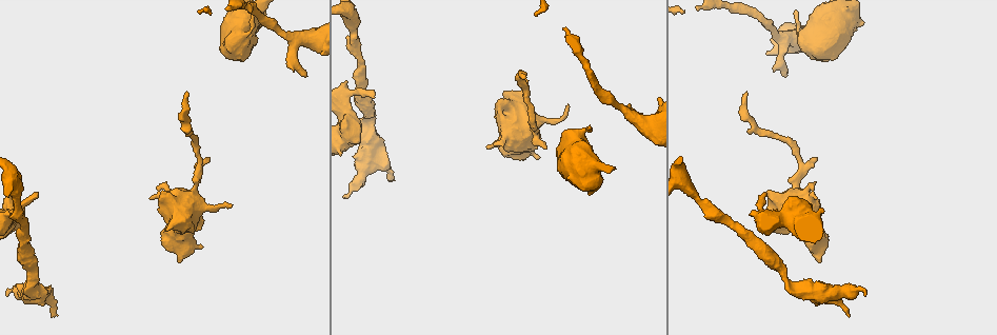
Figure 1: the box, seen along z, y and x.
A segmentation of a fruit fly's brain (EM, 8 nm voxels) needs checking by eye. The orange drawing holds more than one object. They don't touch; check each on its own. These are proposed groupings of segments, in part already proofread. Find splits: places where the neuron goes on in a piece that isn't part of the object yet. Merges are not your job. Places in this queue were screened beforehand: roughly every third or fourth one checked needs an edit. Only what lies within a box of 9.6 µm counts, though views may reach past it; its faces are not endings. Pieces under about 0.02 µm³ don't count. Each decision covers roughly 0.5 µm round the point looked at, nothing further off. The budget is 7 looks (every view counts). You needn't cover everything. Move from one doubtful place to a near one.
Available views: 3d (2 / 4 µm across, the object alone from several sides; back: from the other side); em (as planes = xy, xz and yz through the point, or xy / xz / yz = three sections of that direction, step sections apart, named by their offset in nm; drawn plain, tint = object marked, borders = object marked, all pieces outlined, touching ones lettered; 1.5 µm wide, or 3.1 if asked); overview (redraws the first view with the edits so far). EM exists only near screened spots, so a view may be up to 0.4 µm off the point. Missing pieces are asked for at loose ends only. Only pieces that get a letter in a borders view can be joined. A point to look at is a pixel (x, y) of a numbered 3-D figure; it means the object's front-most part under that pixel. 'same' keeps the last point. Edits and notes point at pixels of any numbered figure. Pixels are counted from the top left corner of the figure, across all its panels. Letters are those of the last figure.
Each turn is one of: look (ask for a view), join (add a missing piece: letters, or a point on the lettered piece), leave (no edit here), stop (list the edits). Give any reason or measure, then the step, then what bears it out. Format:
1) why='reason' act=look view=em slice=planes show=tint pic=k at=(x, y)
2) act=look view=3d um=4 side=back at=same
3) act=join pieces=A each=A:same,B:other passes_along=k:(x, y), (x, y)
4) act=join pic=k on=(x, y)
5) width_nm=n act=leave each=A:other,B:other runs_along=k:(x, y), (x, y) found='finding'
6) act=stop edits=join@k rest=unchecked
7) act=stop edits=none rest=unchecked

why='long arm stops here' act=look view=em slice=planes show=plain pic=1 at=(523, 79)

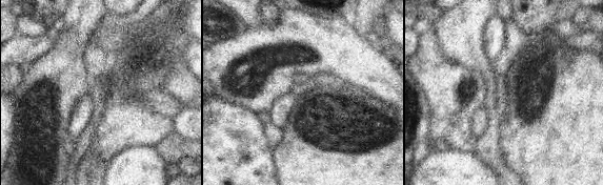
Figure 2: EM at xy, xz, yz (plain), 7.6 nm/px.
why='what lies round it' act=look view=em slice=planes show=borders at=same

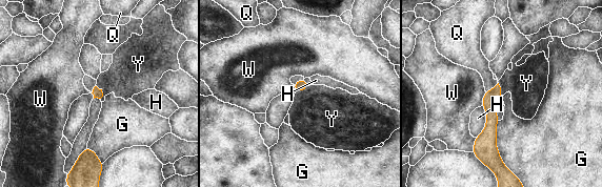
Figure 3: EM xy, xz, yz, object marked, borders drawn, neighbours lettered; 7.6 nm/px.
act=join pieces=Q each=G:other,H:other,Q:same,W:other,Y:other passes_along=3:(489, 98), (493, 87), (475, 60) found='it goes on there'

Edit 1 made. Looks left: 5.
why='branch stops here' act=look view=em slice=planes show=borders pic=1 at=(849, 317)

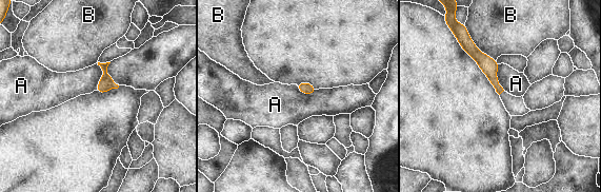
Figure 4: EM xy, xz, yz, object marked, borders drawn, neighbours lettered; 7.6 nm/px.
act=leave each=A:other,B:other border=4:(98, 63), (102, 77), (95, 90) found='none of them fits'

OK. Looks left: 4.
why='redraw' act=look view=overview

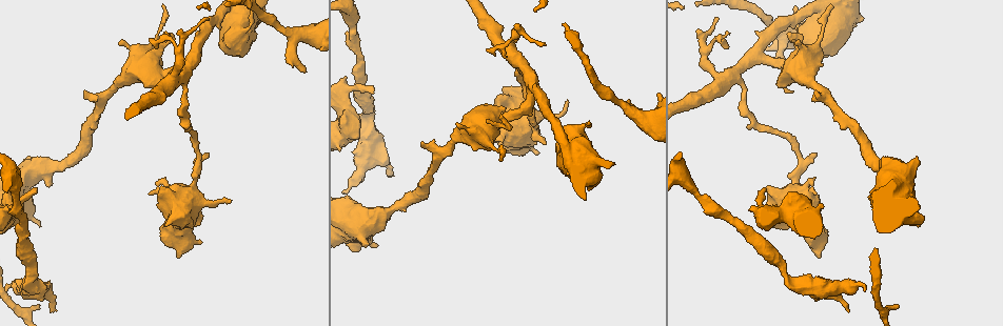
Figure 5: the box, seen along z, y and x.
why='an open end' act=look view=em slice=yz step=4 show=tint pic=5 at=(374, 93)

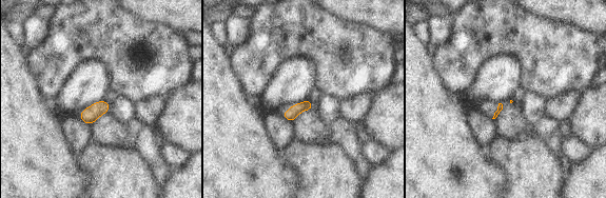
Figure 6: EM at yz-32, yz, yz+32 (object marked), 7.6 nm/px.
act=look view=em slice=xz step=4 show=borders at=same

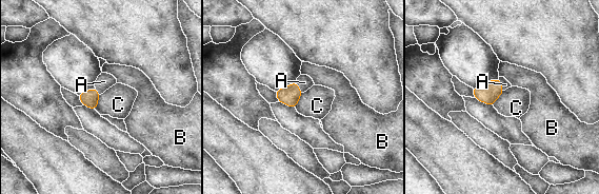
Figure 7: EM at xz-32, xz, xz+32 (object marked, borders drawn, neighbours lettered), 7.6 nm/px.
longest_contact=C:160nm act=join pieces=A each=A:same,B:other,C:other found='the neuron continues'

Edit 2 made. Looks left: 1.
act=stop edits=join@3,join@7 rest=unchecked

